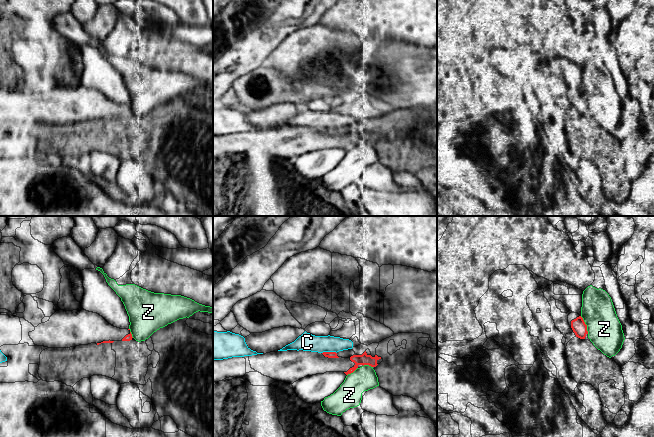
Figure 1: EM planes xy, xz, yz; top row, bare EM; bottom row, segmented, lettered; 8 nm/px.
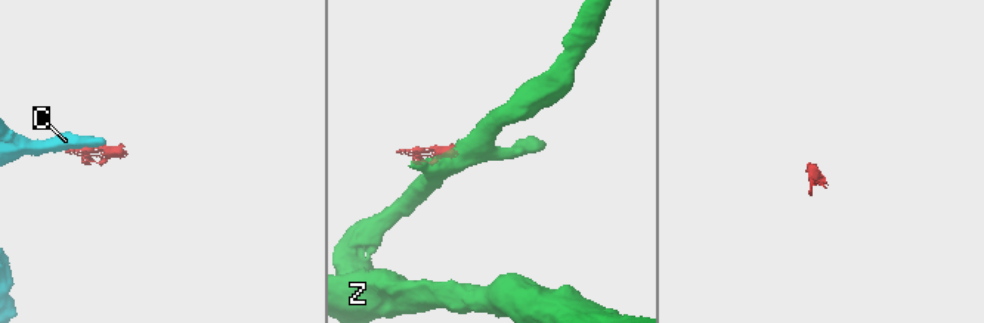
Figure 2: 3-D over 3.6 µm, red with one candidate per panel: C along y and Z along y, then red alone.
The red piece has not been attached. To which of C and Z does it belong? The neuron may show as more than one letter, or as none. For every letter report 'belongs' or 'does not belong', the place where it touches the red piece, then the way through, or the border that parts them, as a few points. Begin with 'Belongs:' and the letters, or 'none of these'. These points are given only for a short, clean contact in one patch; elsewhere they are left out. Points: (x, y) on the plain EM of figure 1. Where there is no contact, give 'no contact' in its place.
Belongs: none of these
C: does not belong; contact xz (329, 128); border xz (336, 128), (322, 129)
Z: does not belong; contact yz (586, 101)

